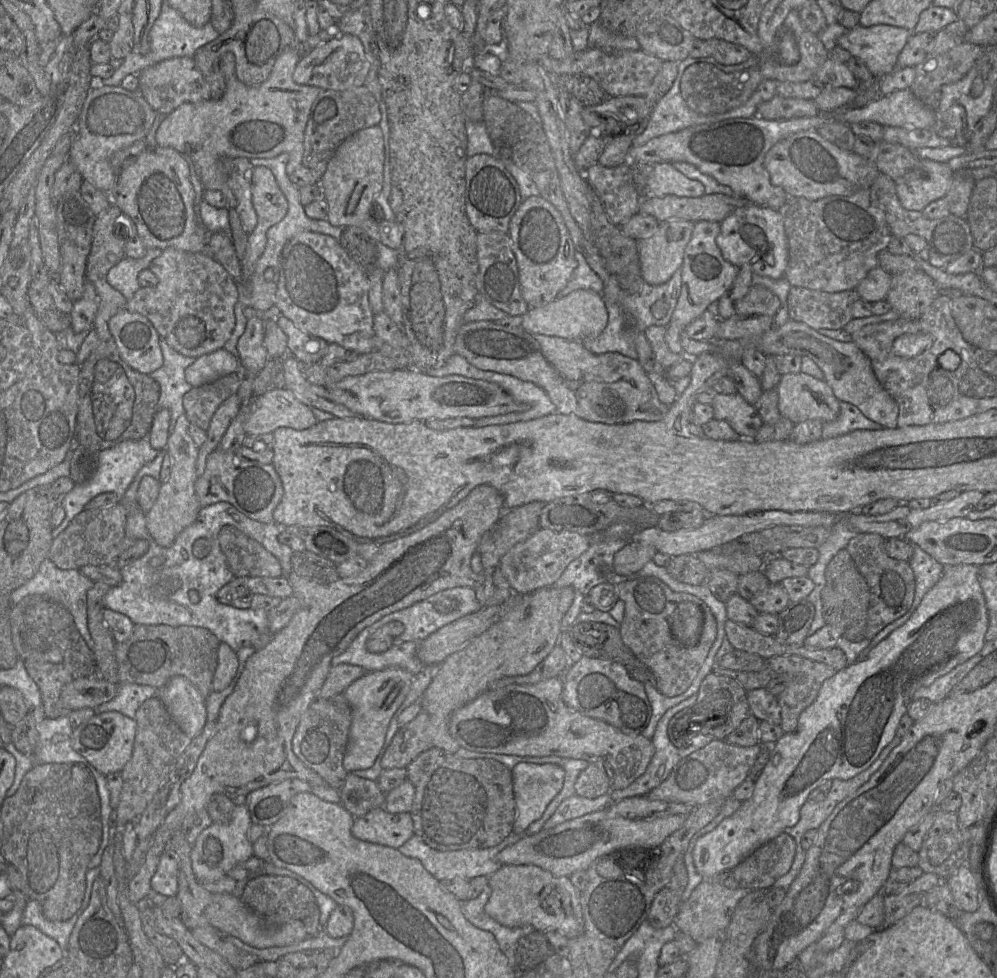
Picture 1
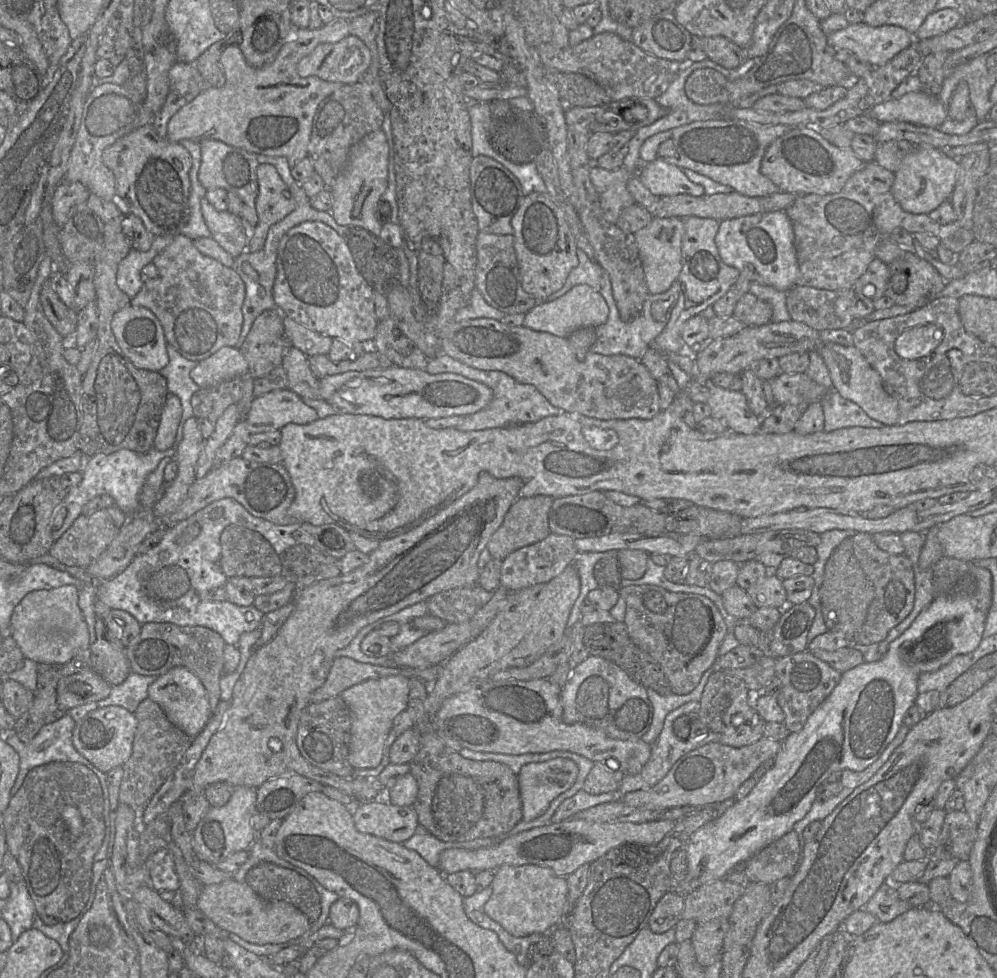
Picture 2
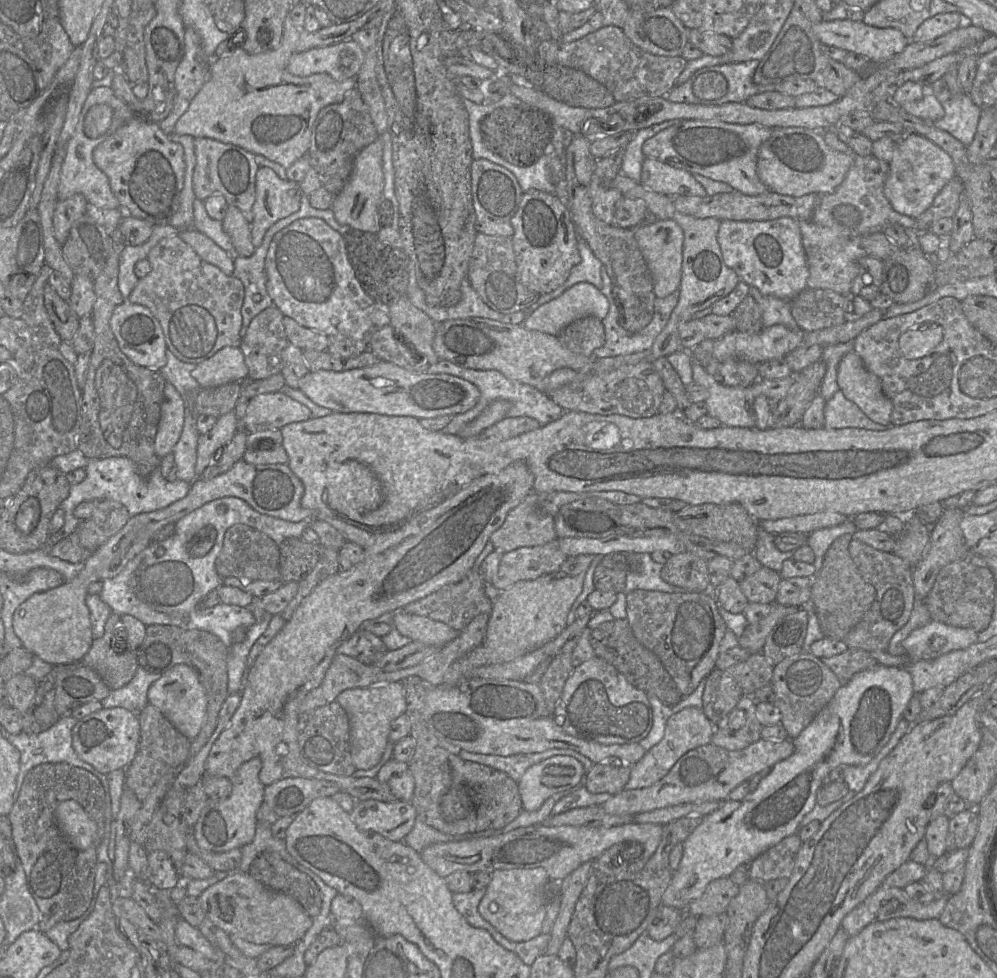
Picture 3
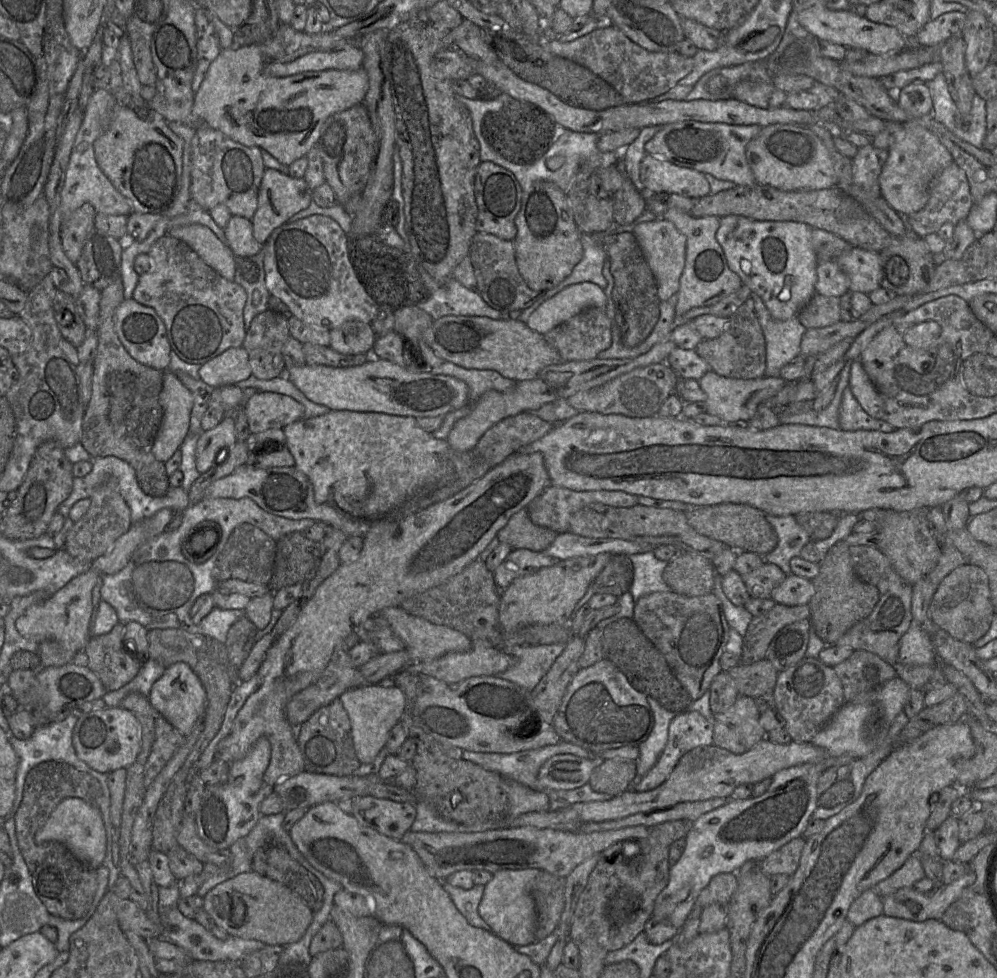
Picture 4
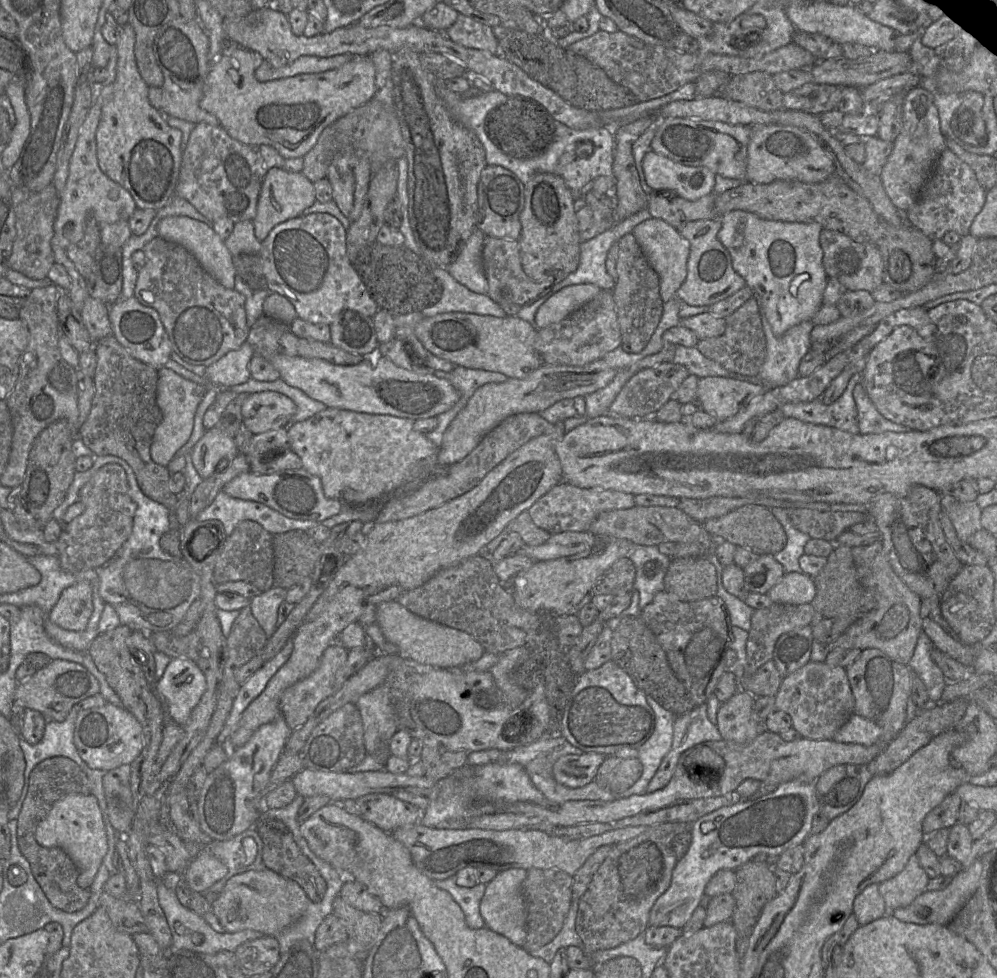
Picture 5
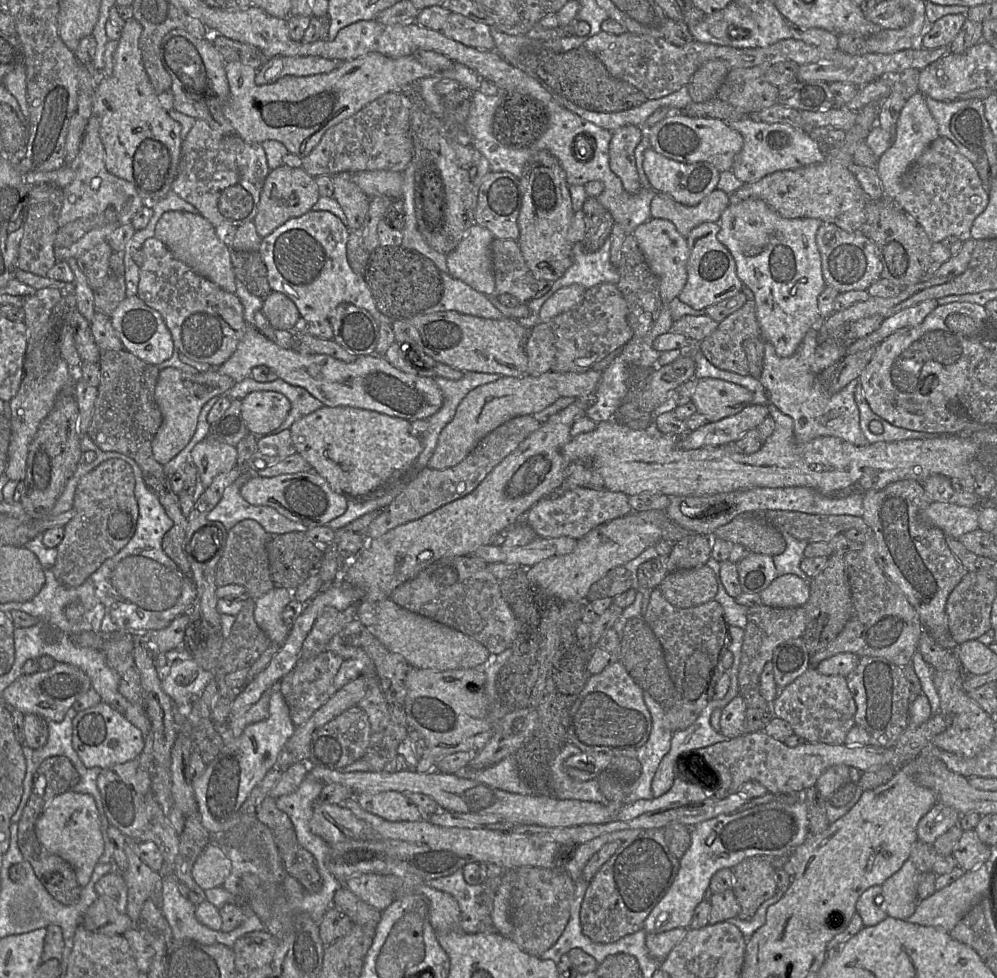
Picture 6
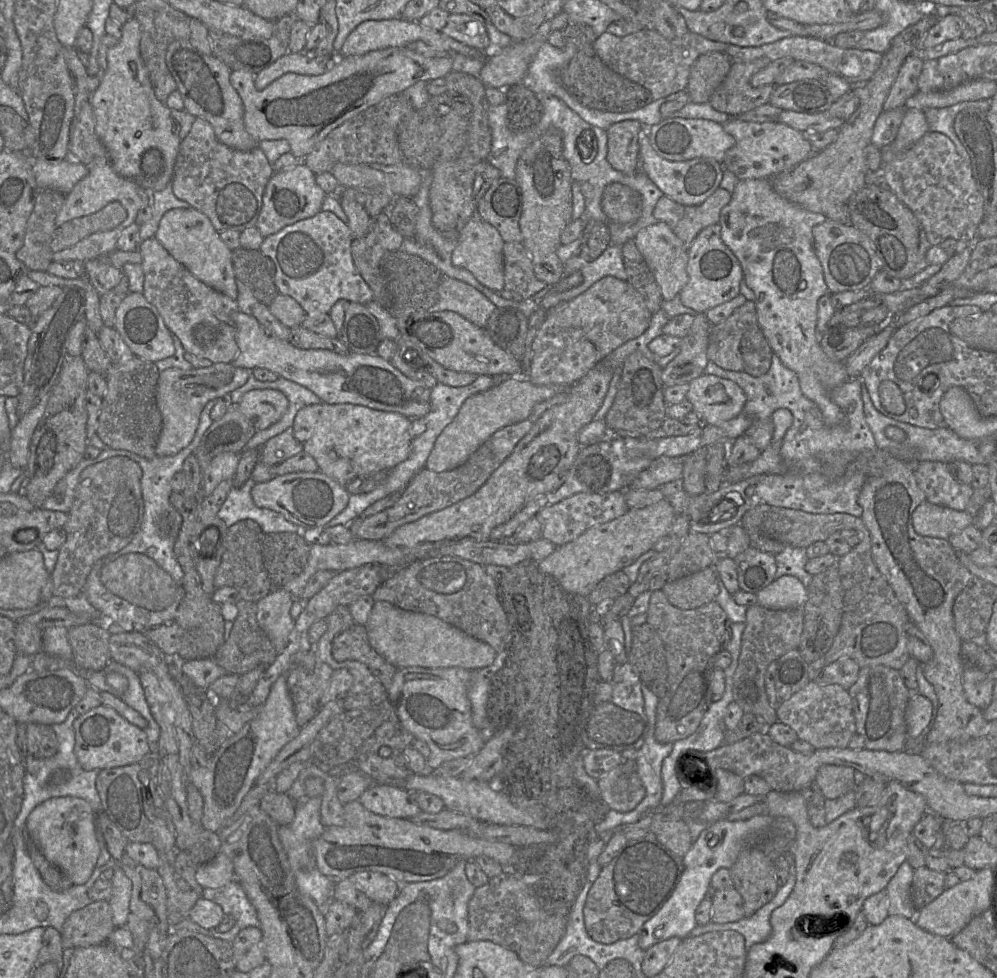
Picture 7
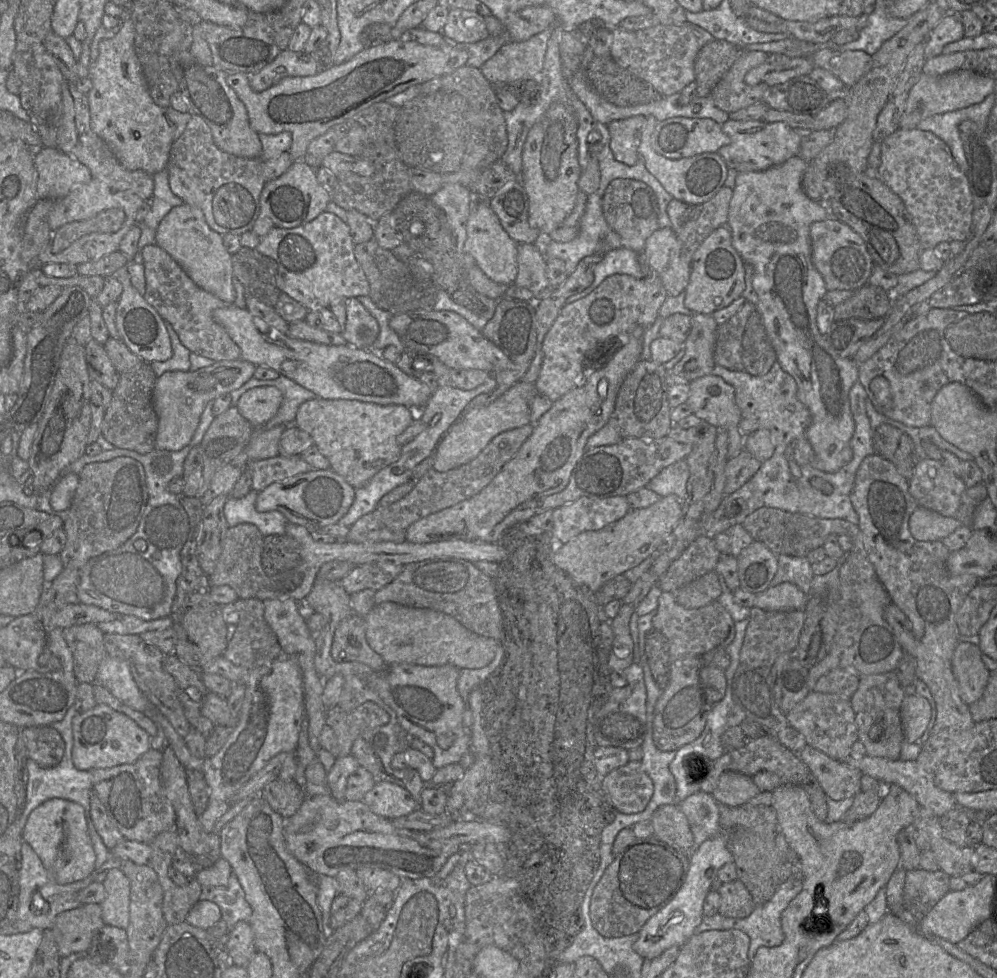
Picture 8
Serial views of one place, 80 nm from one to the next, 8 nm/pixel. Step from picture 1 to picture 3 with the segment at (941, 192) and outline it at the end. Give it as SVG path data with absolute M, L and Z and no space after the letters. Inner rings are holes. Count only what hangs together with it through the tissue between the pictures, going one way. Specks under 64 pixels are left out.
M909 133L898 144L889 163L884 195L896 212L917 219L955 176L954 162L947 152L929 139Z

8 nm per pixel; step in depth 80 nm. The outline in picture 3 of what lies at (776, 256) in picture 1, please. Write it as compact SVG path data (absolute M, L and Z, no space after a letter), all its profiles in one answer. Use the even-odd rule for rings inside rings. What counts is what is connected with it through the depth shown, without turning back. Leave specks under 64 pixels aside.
M789 217L768 221L723 220L717 241L726 266L764 295L790 302L807 289L809 270L797 220Z

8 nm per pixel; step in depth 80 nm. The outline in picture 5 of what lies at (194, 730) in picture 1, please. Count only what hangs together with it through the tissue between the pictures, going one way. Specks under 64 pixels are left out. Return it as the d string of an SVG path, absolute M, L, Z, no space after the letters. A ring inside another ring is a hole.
M173 658L154 691L166 707L170 721L183 727L206 690L206 677L187 658Z

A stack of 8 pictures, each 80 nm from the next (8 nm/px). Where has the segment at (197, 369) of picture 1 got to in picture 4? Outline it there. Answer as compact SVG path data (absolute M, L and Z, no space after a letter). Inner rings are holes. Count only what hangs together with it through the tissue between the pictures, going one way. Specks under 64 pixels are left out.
M242 346L225 350L199 369L200 379L213 388L236 385L251 375L248 353Z

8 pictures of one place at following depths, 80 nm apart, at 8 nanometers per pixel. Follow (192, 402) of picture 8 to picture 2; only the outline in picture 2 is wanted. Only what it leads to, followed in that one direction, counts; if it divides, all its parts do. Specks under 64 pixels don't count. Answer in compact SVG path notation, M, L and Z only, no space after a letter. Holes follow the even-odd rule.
M168 392L157 434L154 439L155 449L165 451L172 448L181 416L182 406L180 399L176 395Z

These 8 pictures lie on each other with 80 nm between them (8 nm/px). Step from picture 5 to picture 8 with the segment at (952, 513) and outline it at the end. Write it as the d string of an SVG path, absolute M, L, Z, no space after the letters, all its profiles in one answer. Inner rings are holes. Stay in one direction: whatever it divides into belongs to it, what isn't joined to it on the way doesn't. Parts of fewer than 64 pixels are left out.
M917 507L909 521L912 536L919 541L941 541L962 526L955 517L946 517L933 510Z

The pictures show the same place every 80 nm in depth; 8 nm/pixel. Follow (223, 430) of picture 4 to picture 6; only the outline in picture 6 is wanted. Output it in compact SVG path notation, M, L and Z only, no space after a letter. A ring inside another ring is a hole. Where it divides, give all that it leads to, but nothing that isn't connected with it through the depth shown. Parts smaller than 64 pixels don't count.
M206 439L196 444L190 455L204 488L208 487L217 475L229 472L237 465L236 447Z

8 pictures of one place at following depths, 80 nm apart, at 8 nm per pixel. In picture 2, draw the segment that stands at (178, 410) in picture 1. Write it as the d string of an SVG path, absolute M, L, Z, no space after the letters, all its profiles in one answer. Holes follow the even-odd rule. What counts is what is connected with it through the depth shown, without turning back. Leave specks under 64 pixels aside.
M166 342L168 364L160 369L160 373L167 382L168 392L176 395L181 402L182 416L181 424L194 415L191 405L192 395L200 387L192 380L190 371L197 366L200 361L191 361L181 356L170 344Z

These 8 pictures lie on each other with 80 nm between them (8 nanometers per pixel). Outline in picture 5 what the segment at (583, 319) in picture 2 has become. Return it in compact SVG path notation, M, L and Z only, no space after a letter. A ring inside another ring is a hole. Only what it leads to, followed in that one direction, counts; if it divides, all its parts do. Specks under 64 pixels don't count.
M594 284L566 286L551 295L537 310L533 325L537 329L557 323L595 298L602 289Z

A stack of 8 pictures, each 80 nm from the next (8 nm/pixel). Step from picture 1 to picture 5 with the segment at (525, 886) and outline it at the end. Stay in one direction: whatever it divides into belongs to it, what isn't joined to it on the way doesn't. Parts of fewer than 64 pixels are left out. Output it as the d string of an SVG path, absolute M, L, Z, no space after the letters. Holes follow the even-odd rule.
M510 868L498 872L496 877L486 884L480 903L480 914L486 927L520 947L523 947L527 936L527 906L523 895L523 883L527 877L527 871L521 868Z

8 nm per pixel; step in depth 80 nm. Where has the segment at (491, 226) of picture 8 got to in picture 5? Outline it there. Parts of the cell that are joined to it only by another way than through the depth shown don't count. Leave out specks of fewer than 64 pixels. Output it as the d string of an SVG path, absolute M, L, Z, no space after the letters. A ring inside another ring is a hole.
M476 228L466 241L458 257L447 271L469 290L487 295L488 282L483 269L482 249L485 234Z

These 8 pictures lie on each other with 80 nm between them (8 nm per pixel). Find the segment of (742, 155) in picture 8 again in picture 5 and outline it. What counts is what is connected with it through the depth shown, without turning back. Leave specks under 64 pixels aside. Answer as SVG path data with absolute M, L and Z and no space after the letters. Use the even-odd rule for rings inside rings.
M779 124L754 126L751 129L745 182L769 184L774 181L797 181L815 184L834 174L833 161L806 131Z

